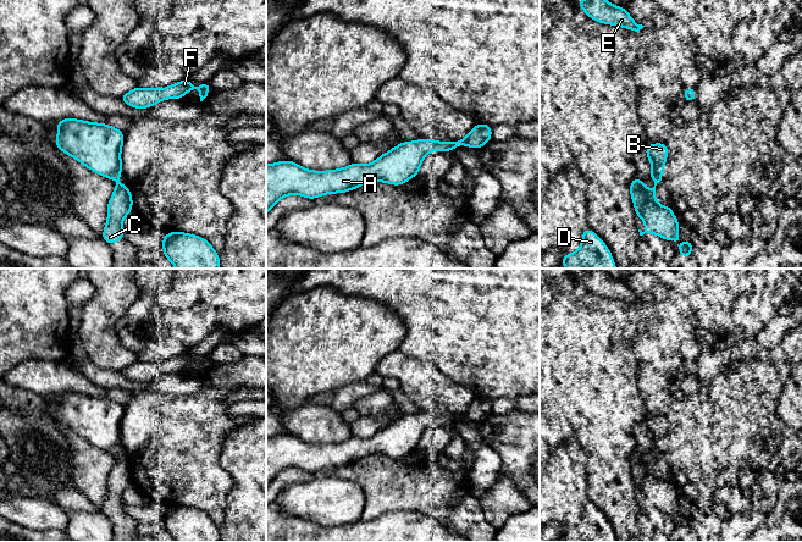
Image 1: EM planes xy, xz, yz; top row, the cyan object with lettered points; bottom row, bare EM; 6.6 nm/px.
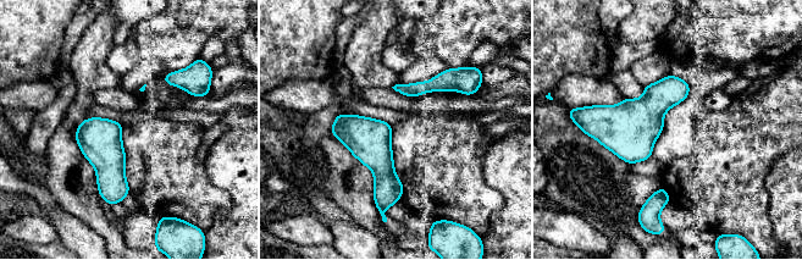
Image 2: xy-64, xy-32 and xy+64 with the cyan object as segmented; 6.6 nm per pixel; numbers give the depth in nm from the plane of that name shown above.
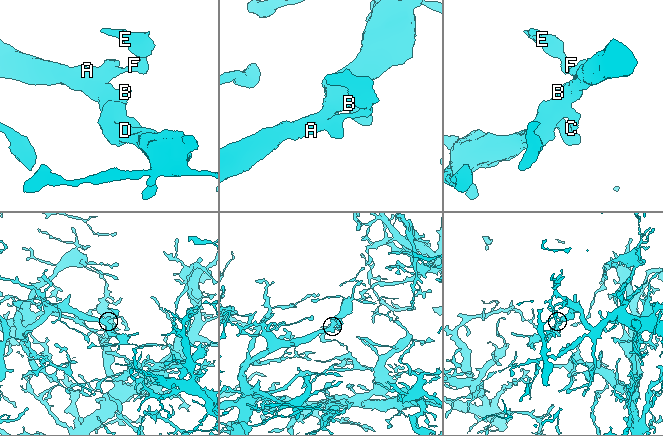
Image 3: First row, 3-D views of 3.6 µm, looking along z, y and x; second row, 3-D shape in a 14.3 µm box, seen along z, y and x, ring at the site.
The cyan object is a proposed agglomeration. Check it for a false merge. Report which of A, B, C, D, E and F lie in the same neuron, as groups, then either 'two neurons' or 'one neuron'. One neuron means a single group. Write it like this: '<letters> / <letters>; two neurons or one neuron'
A B C D E F; one neuron

